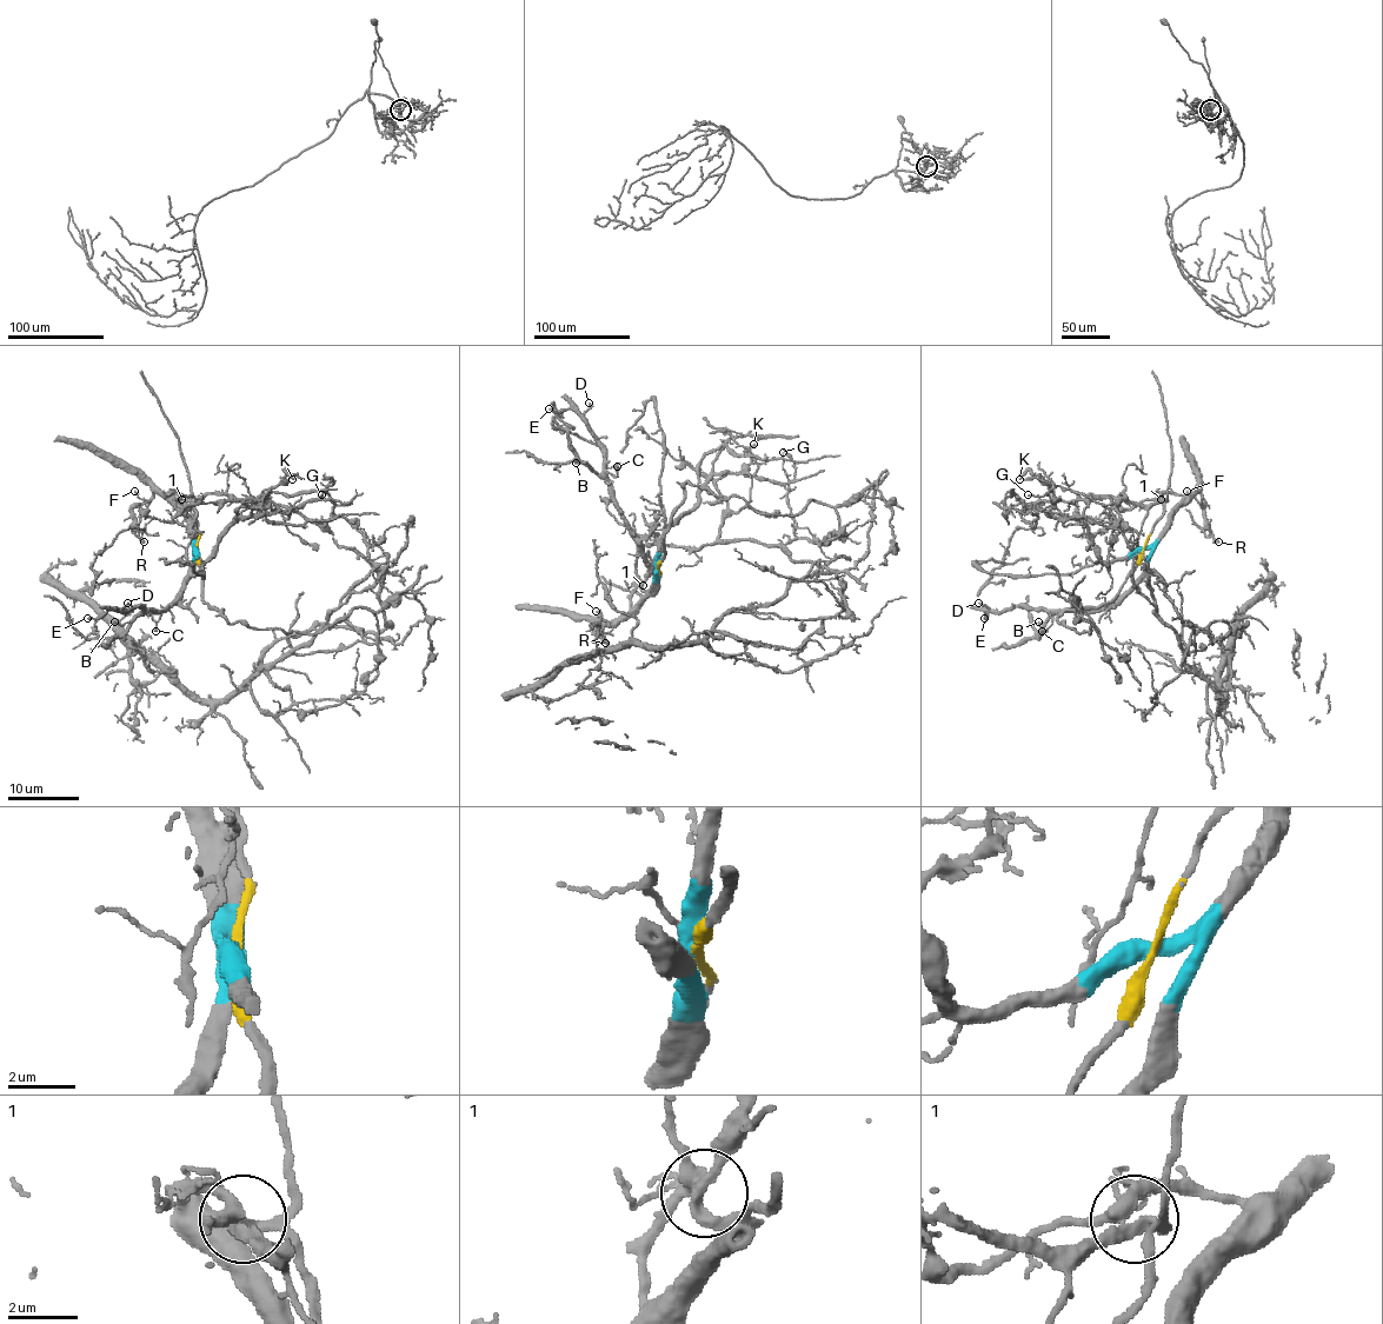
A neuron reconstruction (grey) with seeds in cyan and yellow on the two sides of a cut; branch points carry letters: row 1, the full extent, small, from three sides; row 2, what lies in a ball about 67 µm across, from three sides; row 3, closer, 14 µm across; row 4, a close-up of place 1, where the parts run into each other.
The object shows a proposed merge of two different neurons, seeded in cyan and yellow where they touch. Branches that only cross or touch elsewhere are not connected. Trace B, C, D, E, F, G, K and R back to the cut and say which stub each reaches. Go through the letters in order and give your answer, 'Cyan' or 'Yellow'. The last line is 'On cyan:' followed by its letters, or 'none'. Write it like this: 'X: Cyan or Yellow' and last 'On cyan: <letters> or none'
B: Cyan
C: Cyan
D: Cyan
E: Cyan
F: Cyan
G: Yellow
K: Yellow
R: Cyan
On cyan: B, C, D, E, F, R

